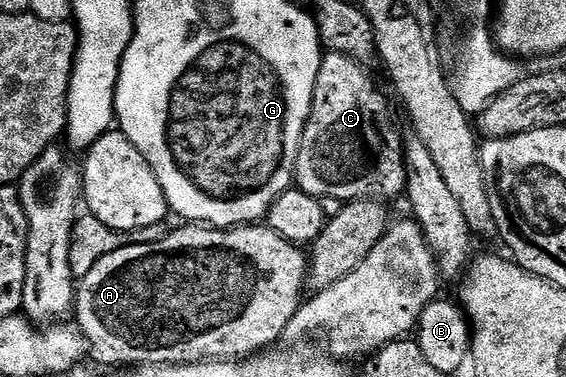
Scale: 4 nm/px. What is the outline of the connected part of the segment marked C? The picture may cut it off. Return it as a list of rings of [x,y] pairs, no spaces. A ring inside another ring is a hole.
[[[326,52],[322,56],[311,103],[311,115],[303,127],[293,172],[296,188],[307,195],[316,198],[330,196],[346,203],[362,199],[400,198],[405,192],[406,142],[403,137],[401,141],[401,133],[393,122],[393,113],[385,106],[385,97],[381,94],[376,79],[365,68],[362,62],[342,53]]]

